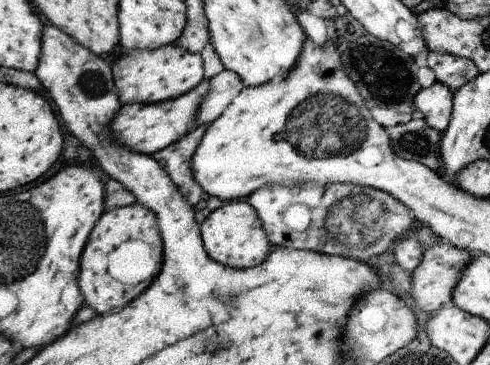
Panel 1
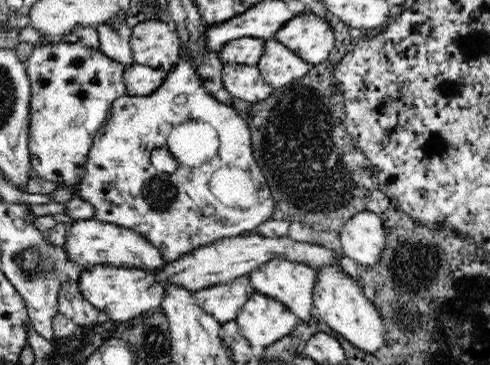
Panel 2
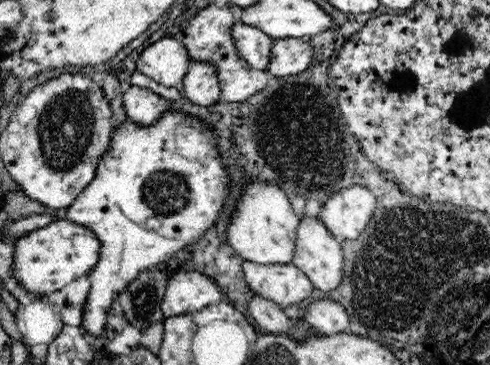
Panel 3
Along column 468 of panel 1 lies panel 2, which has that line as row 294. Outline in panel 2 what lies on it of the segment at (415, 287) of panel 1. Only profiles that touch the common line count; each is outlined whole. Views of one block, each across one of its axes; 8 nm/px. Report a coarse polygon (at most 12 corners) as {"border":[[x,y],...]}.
{"border":[[256,292],[236,322],[250,346],[268,348],[300,324],[286,304]]}

